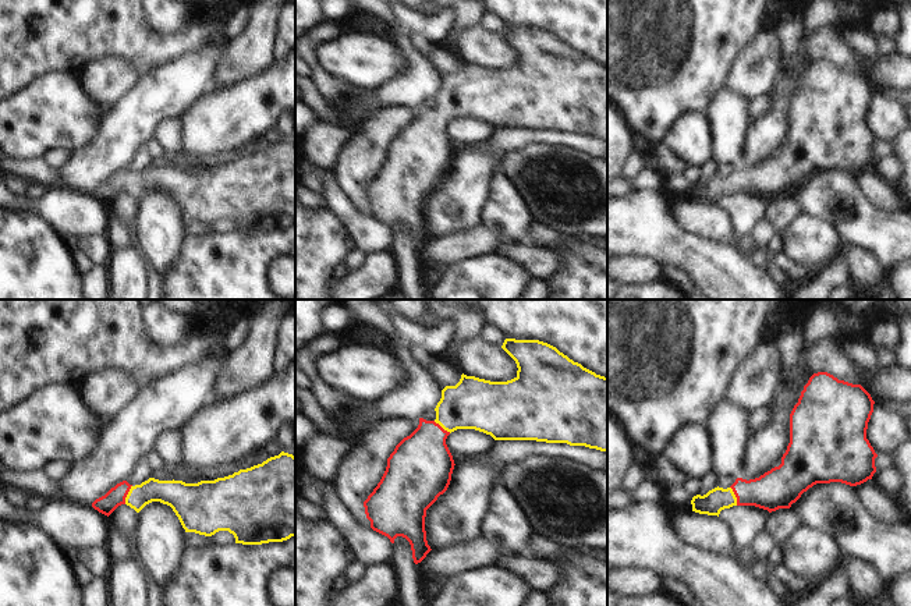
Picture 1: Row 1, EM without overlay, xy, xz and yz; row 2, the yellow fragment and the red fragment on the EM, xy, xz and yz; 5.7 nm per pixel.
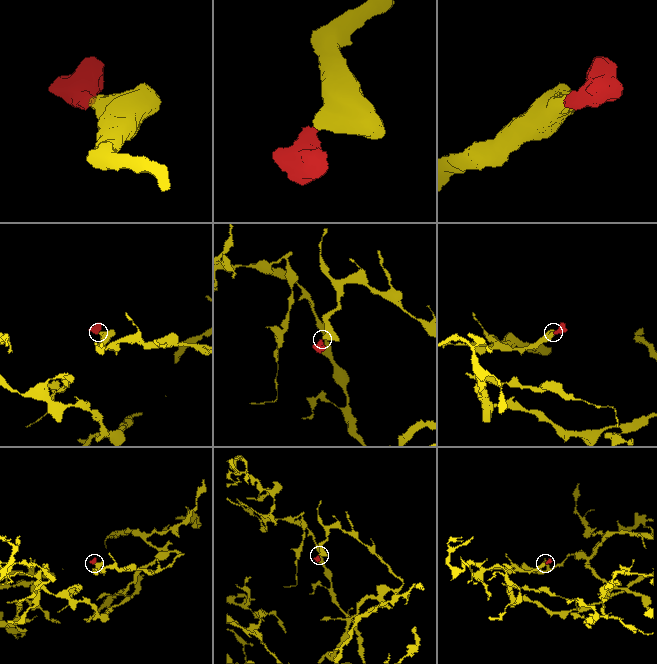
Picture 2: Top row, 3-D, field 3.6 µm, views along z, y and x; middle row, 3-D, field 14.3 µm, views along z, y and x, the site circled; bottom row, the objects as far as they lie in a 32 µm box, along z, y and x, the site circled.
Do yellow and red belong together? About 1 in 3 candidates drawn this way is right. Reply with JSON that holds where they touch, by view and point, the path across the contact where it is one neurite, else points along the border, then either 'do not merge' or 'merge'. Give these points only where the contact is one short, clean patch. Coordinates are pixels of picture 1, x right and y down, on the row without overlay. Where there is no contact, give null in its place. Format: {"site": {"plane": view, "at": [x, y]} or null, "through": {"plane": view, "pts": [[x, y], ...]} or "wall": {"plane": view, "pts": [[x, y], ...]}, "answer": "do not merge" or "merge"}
{"site": {"plane": "xy", "at": [127, 183]}, "through": {"plane": "xy", "pts": [[169, 180], [127, 183], [116, 184]]}, "answer": "merge"}

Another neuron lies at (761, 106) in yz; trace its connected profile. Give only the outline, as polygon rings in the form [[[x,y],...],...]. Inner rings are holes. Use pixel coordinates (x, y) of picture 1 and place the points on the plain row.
[[[763,93],[755,99],[748,100],[748,117],[751,121],[758,121],[777,106],[777,96],[772,93]]]

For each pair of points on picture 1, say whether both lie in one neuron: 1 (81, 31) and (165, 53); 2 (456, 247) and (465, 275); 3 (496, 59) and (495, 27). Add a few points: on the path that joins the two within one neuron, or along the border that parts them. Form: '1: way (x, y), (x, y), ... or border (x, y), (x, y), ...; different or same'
1: way (102, 31), (121, 31), (144, 48); same
2: border (493, 252), (467, 257), (442, 269); different
3: border (478, 25), (500, 35); different

